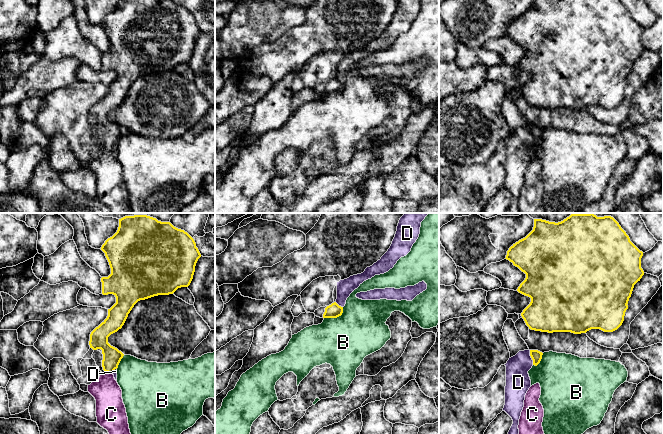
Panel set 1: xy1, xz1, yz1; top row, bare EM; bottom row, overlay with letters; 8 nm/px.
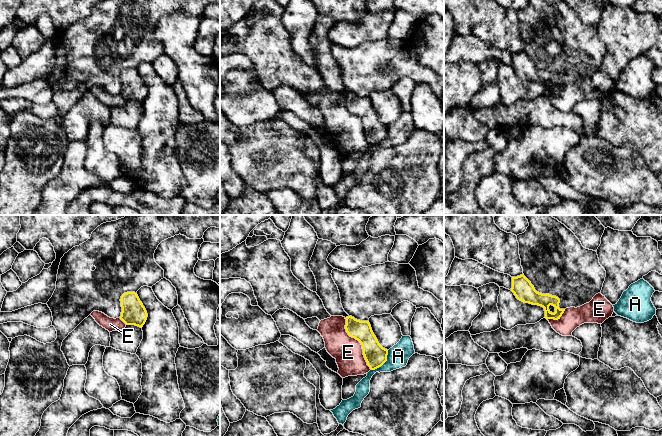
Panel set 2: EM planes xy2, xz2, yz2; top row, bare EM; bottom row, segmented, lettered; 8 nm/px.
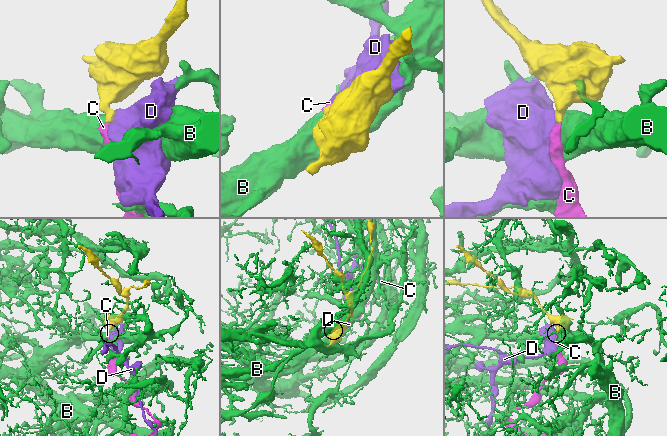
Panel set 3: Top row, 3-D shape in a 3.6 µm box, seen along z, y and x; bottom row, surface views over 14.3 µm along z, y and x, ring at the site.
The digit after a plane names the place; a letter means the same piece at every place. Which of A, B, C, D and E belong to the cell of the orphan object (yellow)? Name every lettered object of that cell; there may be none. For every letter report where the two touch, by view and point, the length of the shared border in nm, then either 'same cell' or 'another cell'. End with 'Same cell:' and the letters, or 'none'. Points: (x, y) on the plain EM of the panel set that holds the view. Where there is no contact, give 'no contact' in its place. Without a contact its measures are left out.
A: contact xz2 (383, 139); length 220 nm; another cell
B: contact xz1 (336, 93); length 180 nm; another cell
C: contact xy1 (110, 148); length 40 nm; same cell
D: contact yz1 (531, 133); length 120 nm; another cell
E: contact xz2 (359, 117); length 460 nm; another cell
Same cell: C

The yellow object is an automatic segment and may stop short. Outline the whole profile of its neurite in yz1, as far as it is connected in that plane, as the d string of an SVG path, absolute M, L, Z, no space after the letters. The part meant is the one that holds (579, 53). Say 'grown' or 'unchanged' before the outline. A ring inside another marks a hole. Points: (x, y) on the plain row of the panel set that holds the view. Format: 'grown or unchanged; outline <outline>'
unchanged; outline M534 0L533 6L525 14L509 24L505 35L512 38L514 42L526 50L525 56L520 60L517 67L531 74L530 80L521 89L529 105L548 109L571 108L581 110L591 105L613 108L622 101L634 61L644 51L644 47L641 44L642 32L643 28L630 17L629 12L619 0Z

